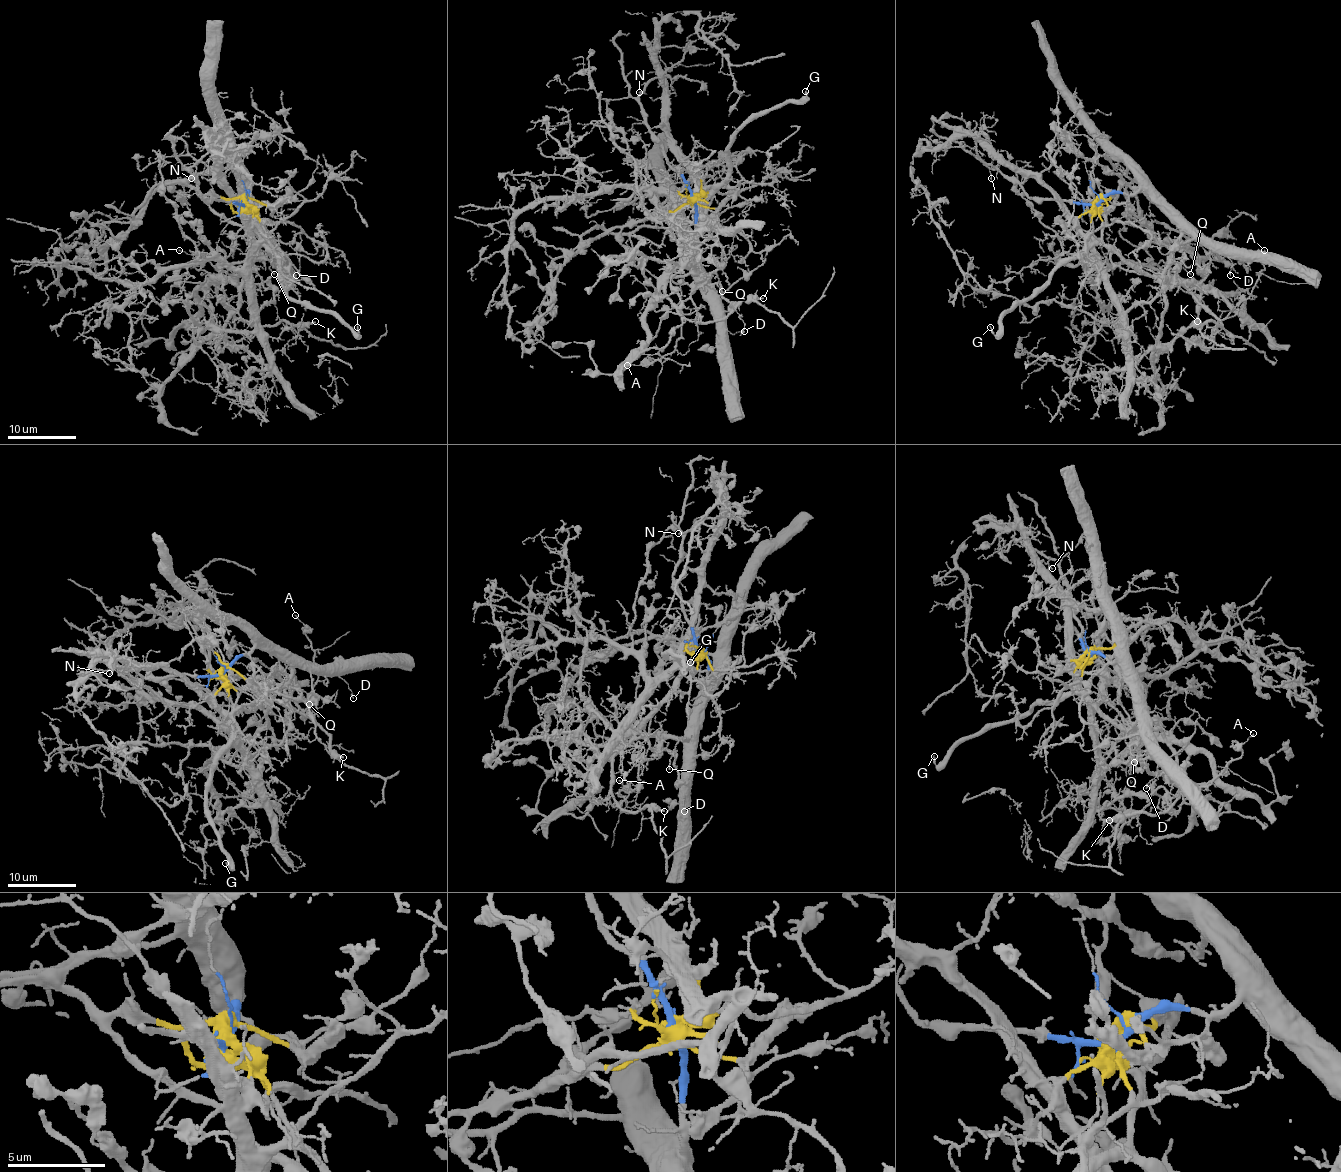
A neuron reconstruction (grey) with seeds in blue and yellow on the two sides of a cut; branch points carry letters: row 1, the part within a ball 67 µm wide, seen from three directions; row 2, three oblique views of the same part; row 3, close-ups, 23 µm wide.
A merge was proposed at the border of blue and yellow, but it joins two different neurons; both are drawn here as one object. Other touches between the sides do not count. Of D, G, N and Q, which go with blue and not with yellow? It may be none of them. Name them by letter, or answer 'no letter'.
D, N, Q

